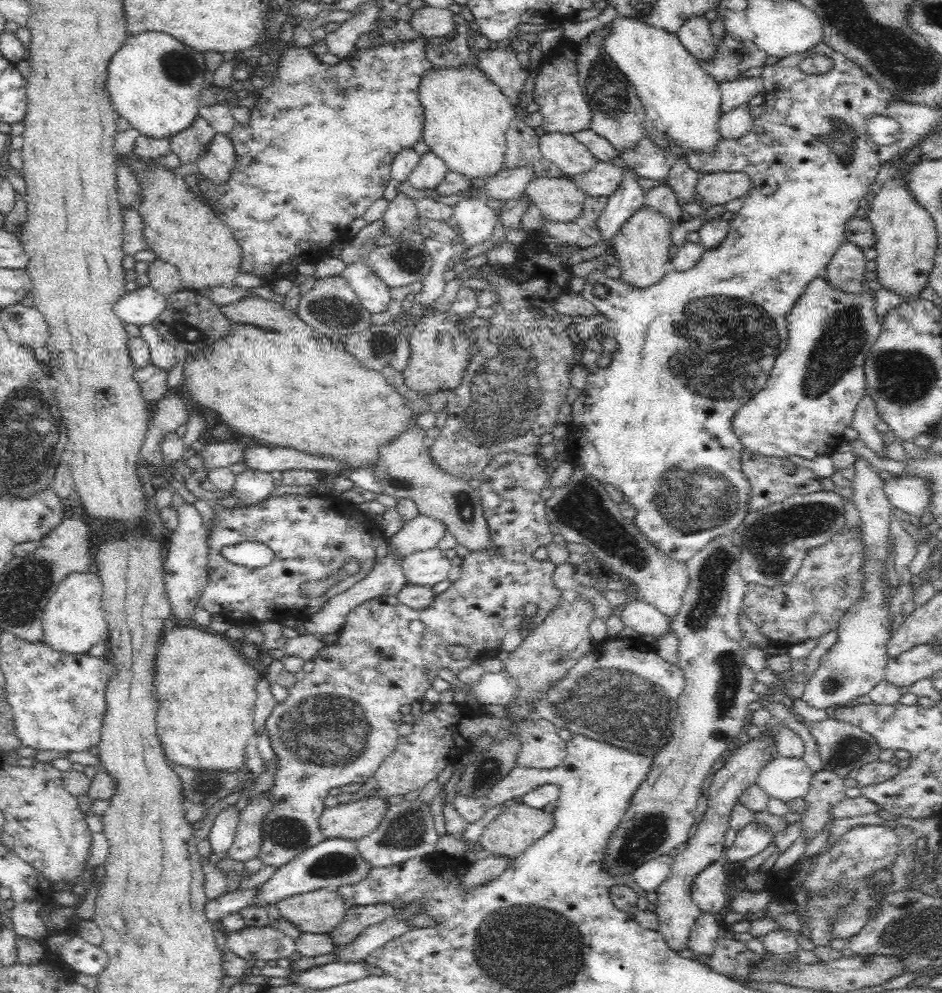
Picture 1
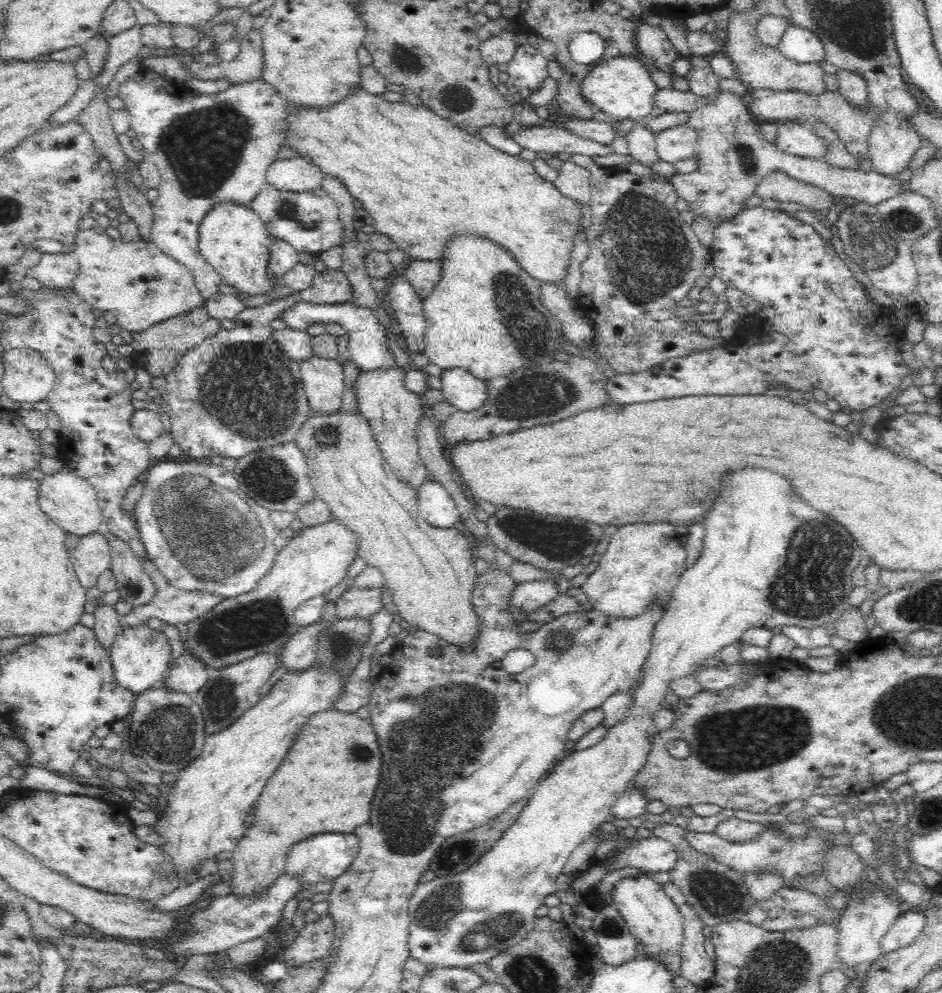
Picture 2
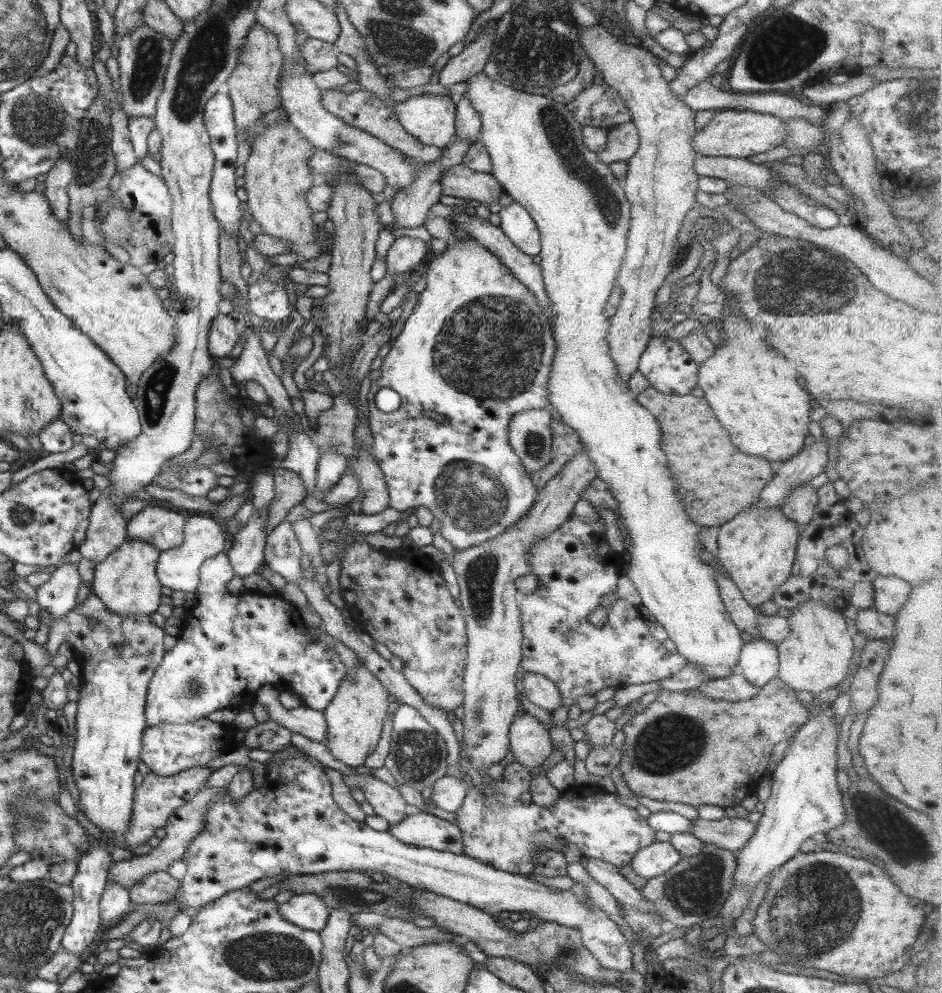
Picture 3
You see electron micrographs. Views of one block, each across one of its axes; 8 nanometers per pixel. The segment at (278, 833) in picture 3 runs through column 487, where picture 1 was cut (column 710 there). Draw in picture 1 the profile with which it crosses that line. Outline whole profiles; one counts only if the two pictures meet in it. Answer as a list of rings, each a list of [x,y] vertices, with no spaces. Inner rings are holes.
[[[721,860],[708,865],[708,868],[704,868],[696,876],[691,895],[702,912],[714,915],[726,906],[724,882],[726,882],[726,873]]]

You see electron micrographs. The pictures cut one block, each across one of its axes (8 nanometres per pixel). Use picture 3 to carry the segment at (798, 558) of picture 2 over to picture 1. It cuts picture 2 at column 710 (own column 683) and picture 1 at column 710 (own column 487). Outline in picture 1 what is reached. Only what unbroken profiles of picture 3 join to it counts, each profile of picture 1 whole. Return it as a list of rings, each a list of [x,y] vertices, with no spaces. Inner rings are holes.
[[[617,16],[615,19],[610,22],[610,34],[604,40],[604,49],[606,49],[606,55],[614,60],[616,67],[628,77],[628,81],[634,87],[644,111],[644,122],[657,128],[675,146],[685,148],[687,154],[714,152],[716,146],[722,142],[722,135],[718,131],[722,106],[720,83],[710,78],[699,67],[697,58],[680,44],[674,33],[668,34],[629,18]]]

